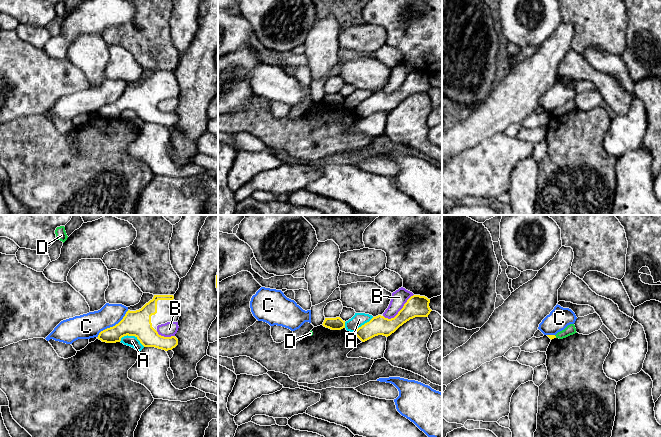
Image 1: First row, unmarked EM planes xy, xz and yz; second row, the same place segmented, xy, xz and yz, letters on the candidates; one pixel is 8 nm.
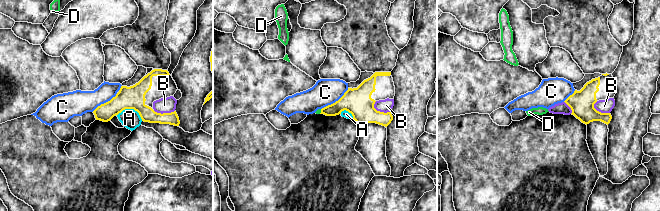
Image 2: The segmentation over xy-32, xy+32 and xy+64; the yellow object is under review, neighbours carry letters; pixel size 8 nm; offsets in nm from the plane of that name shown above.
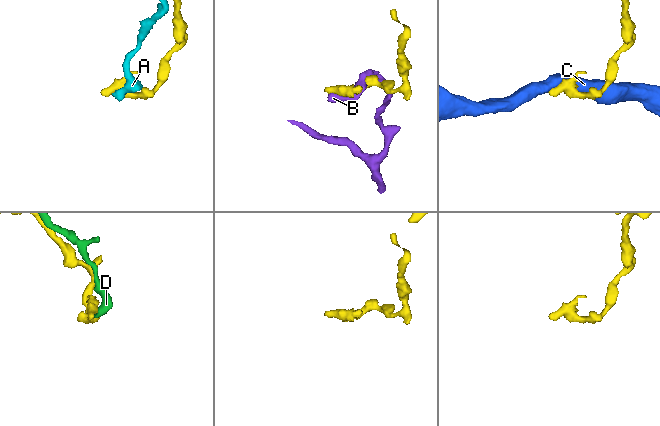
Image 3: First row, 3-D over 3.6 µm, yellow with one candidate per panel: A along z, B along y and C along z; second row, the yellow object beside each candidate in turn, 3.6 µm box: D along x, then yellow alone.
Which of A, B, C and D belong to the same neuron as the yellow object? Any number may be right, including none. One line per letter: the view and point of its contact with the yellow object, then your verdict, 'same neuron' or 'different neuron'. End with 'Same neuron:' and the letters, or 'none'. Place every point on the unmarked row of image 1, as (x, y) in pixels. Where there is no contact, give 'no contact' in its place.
A: contact xy (131, 111); different neuron
B: contact xz (399, 87); different neuron
C: contact xy (113, 102); different neuron
D: contact yz (555, 112); different neuron
Same neuron: none

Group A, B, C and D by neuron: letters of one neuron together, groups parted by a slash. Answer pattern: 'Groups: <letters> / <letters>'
Groups: A / B / C / D

